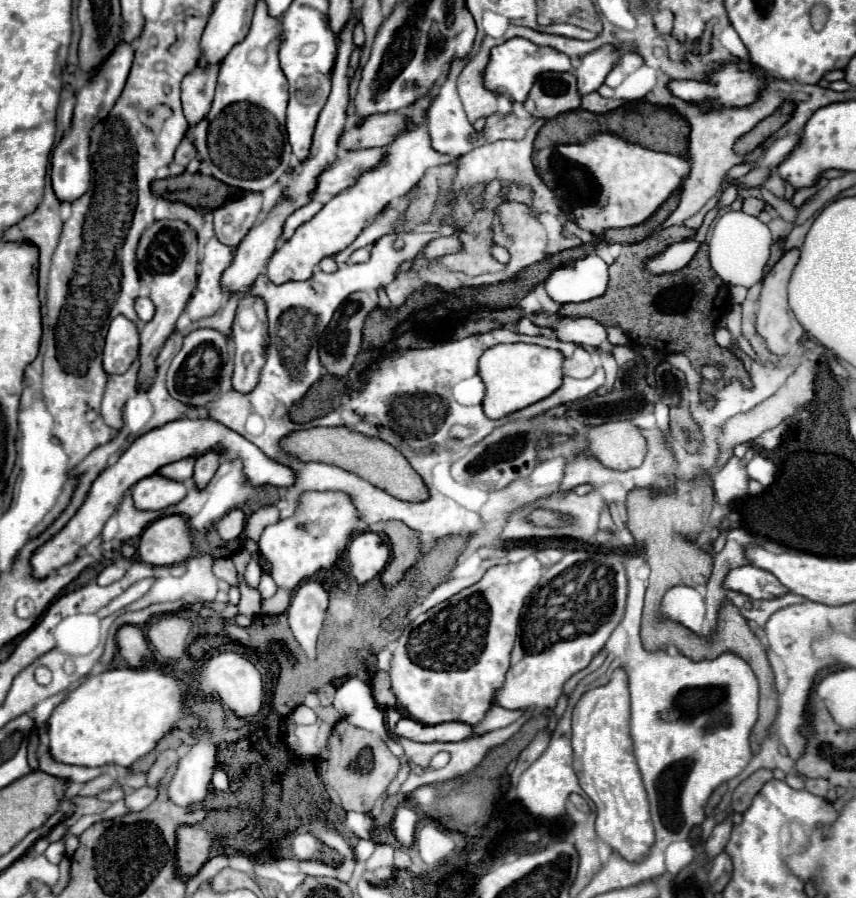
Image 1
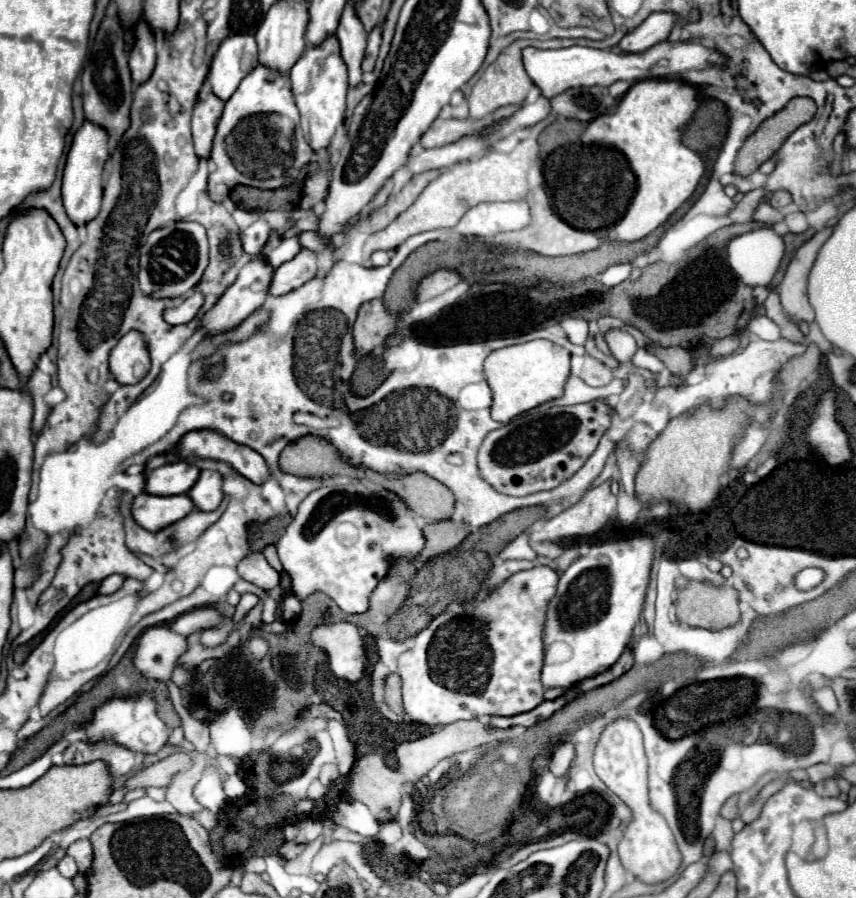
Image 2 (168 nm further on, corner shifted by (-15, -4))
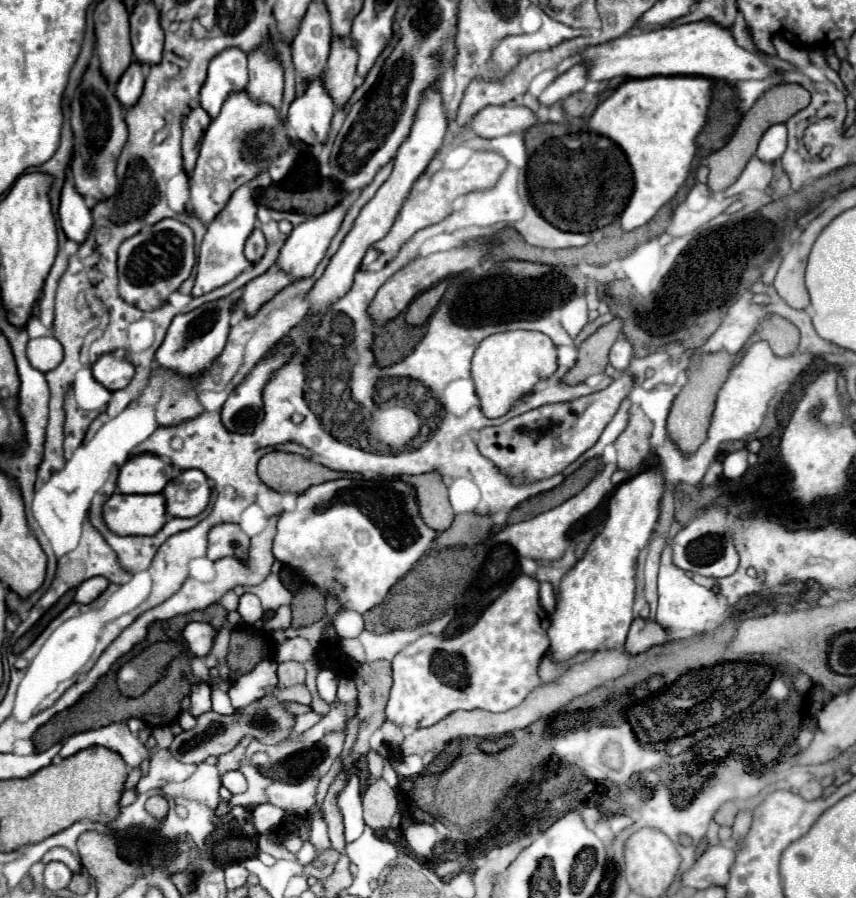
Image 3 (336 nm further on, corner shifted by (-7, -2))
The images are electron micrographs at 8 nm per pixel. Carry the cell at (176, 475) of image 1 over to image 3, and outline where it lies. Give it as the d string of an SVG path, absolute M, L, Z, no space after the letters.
M138 454L120 468L118 490L122 494L158 494L174 474L174 468L160 456Z

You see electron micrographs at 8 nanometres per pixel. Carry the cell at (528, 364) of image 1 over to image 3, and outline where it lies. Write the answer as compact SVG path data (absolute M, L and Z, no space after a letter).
M510 330L498 332L480 342L472 360L472 380L480 408L488 418L504 416L512 402L524 398L538 380L556 372L556 346L552 340L536 330Z

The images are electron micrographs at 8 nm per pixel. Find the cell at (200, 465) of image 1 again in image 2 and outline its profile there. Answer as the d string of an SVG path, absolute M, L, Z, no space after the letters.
M202 470L198 482L190 488L188 496L194 500L196 508L208 512L216 510L218 504L222 502L222 474L218 470Z

